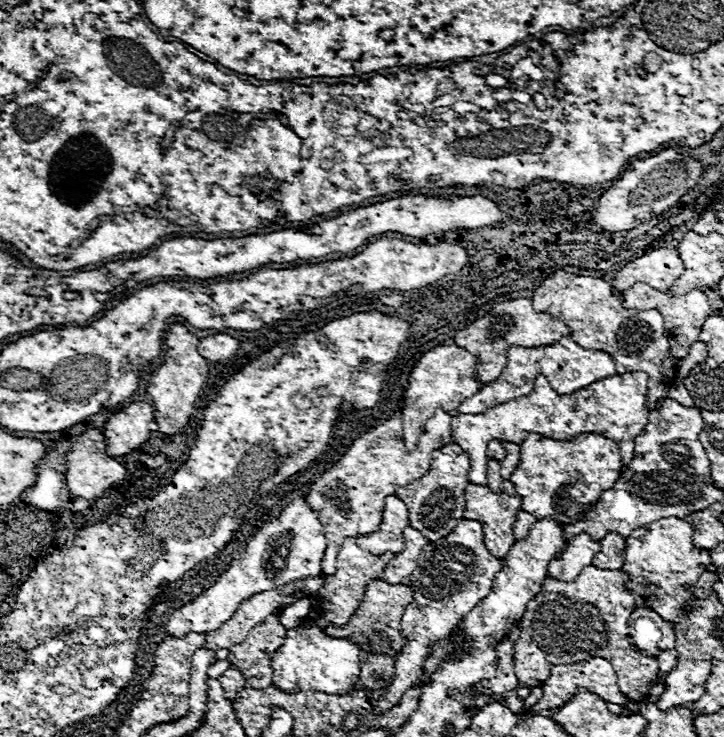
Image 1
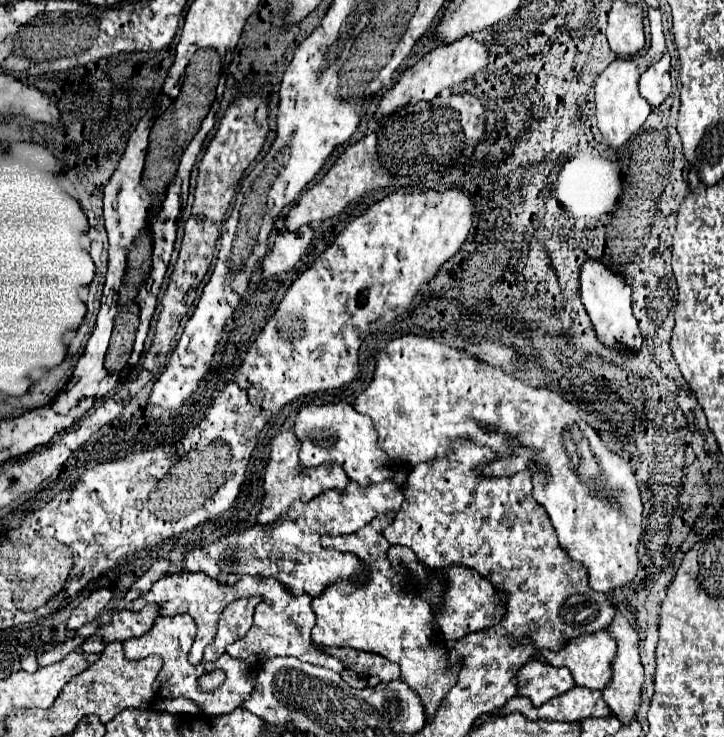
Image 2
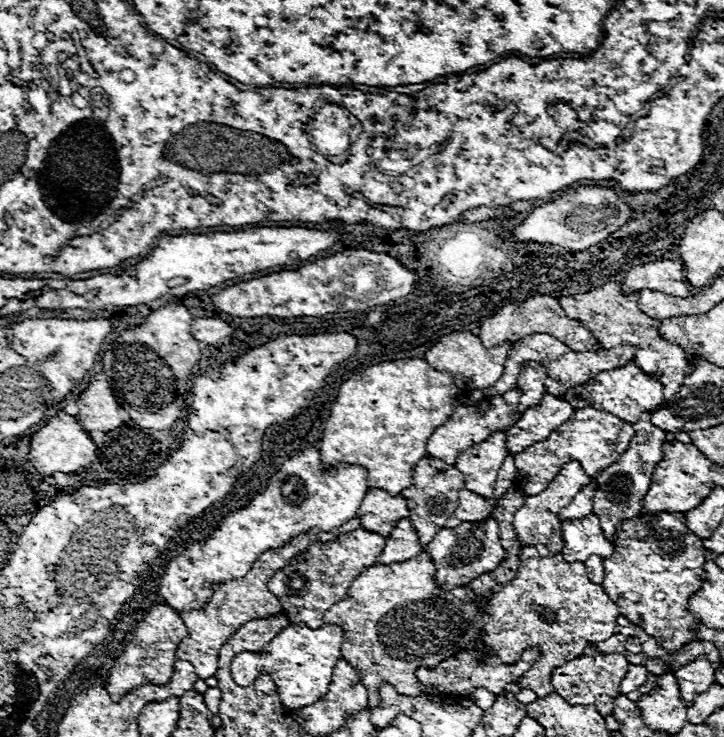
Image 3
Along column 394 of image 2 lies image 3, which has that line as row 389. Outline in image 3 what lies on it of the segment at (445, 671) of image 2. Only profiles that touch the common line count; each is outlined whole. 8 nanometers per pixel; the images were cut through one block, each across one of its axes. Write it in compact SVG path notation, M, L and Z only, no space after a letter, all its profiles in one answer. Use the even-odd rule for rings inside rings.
M628 362L626 366L602 372L600 376L588 380L582 386L574 386L572 390L568 390L564 396L564 400L568 400L572 404L574 410L578 408L586 408L592 406L596 410L604 410L604 412L612 412L618 418L626 420L626 422L636 422L640 418L640 414L656 408L658 404L664 402L662 396L662 382L660 382L660 374L646 374L642 372L634 362Z

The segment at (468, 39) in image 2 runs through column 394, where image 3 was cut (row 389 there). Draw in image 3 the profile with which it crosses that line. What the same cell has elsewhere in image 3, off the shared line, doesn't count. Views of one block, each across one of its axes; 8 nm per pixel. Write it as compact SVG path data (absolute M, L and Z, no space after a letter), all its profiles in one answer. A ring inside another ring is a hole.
M90 380L78 396L78 414L76 418L84 430L92 432L110 432L122 426L120 406L112 396L110 384L106 380Z

